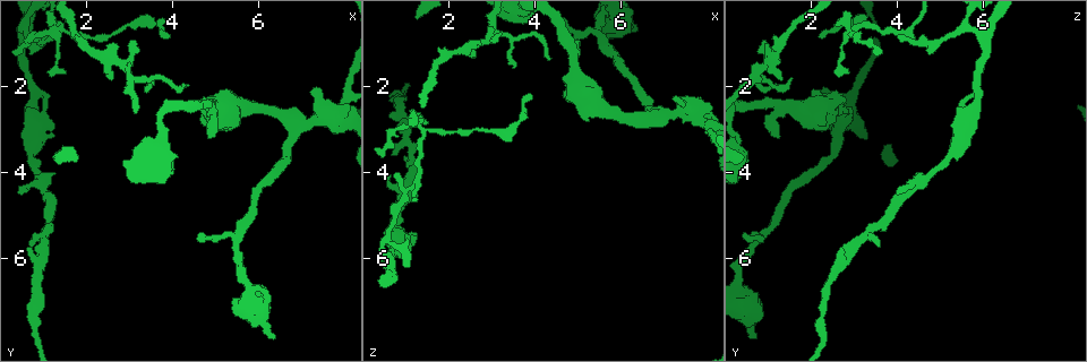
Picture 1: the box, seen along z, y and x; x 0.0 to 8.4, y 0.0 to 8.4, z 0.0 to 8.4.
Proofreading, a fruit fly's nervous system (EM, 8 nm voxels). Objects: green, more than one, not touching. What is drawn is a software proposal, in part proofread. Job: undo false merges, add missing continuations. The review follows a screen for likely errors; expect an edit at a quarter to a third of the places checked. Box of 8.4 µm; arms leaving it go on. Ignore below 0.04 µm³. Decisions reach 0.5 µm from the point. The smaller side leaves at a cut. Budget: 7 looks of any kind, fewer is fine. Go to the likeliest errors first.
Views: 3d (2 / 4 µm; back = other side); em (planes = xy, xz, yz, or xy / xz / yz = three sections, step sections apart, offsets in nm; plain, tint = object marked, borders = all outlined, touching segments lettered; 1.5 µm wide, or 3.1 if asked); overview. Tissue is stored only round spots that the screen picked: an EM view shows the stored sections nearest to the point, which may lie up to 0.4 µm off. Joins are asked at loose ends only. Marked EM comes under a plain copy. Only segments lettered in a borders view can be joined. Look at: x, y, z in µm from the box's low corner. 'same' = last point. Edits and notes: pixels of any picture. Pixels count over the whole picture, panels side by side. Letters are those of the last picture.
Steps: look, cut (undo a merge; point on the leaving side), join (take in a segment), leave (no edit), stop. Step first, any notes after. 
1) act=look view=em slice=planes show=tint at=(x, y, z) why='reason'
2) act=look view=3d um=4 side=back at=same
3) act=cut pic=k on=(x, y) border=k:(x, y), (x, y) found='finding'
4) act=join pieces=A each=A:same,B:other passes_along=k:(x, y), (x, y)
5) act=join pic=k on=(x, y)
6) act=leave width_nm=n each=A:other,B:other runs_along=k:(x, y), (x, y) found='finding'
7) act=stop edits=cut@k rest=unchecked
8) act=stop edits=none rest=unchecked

act=look view=3d um=4 at=(2.50, 1.85, 1.35) why='thin end'

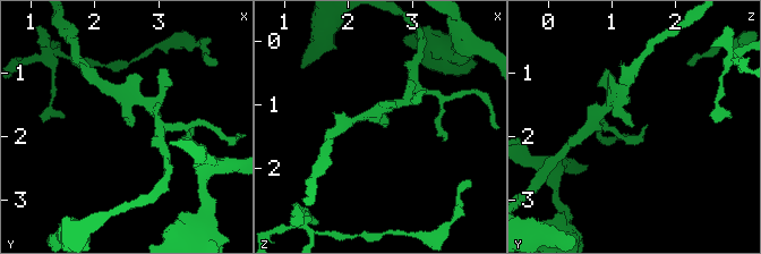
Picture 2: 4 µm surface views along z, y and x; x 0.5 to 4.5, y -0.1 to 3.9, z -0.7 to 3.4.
act=look view=em slice=planes show=borders at=(2.50, 1.80, 1.30) why='need the tissue'

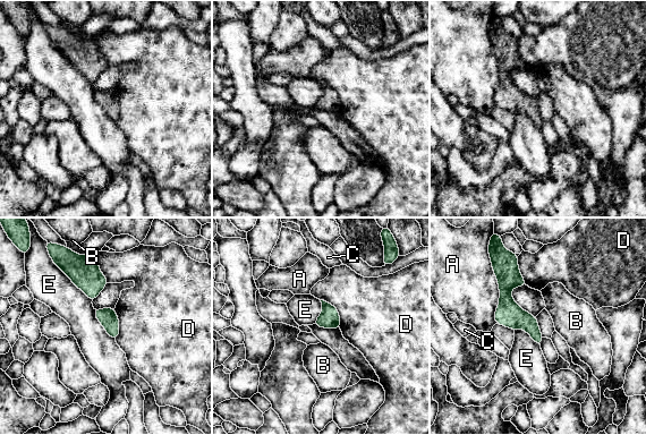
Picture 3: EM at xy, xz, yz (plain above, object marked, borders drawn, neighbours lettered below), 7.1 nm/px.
act=leave longest_contact=A:360nm each=A:other,B:other,C:other,D:other,E:other found='none of them fits'

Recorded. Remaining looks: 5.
act=look view=em slice=planes show=tint at=(6.30, 7.80, 0.70) why='an open end'

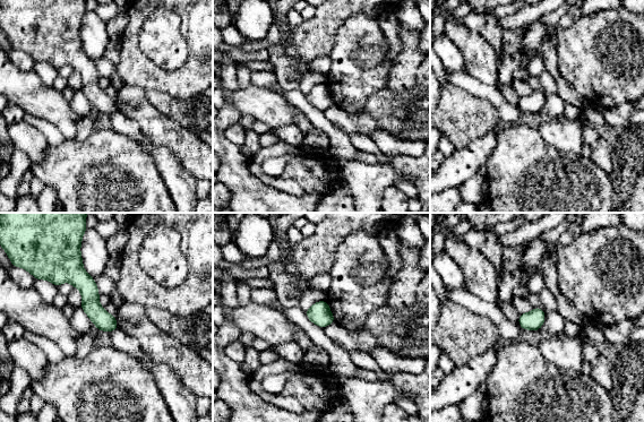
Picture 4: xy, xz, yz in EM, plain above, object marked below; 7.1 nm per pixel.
act=look view=em slice=planes show=borders at=same why='what lies round it'

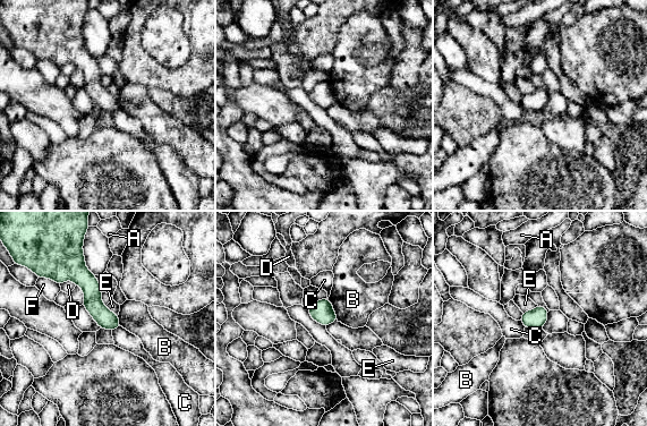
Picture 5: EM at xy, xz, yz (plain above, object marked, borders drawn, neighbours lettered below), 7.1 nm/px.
act=leave width_nm=130 each=A:other,B:other,C:other,D:other,E:other,F:other found='none of them fits'

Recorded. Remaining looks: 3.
act=look view=em slice=planes show=tint at=(1.25, 0.80, 4.30) why='sharp bend'

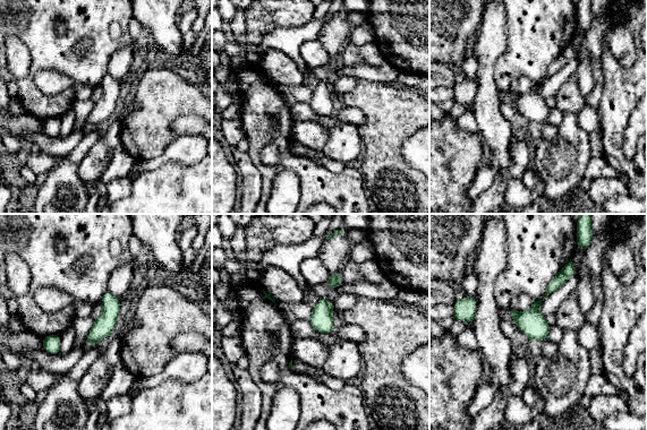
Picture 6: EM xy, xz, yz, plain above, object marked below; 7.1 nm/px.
act=look view=em slice=planes show=borders at=same

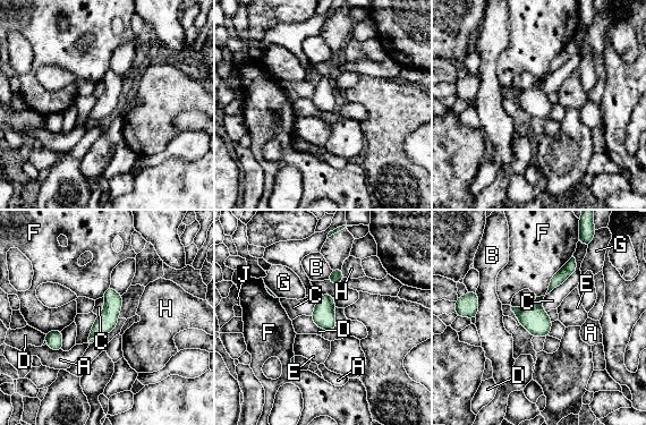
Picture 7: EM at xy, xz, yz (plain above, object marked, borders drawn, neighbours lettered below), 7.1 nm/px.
act=leave width_nm=150 each=A:other,B:other,C:other,D:other,E:other,F:other,G:other,H:other,J:other found='all the same neuron'

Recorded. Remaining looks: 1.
act=stop edits=none rest=unchecked

